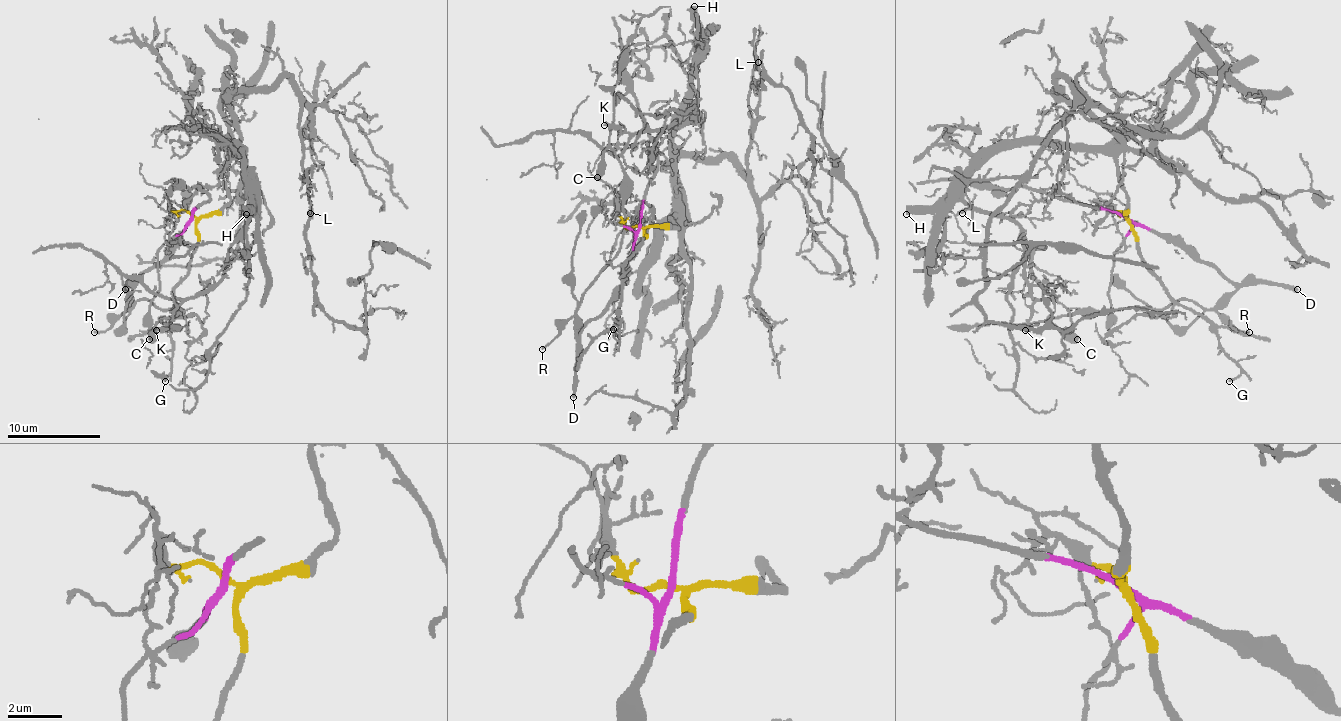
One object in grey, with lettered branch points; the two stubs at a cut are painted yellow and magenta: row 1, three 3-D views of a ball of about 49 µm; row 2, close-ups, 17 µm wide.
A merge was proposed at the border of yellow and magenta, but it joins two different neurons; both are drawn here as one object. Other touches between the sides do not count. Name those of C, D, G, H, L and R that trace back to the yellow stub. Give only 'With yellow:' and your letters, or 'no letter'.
With yellow: G, H, L

